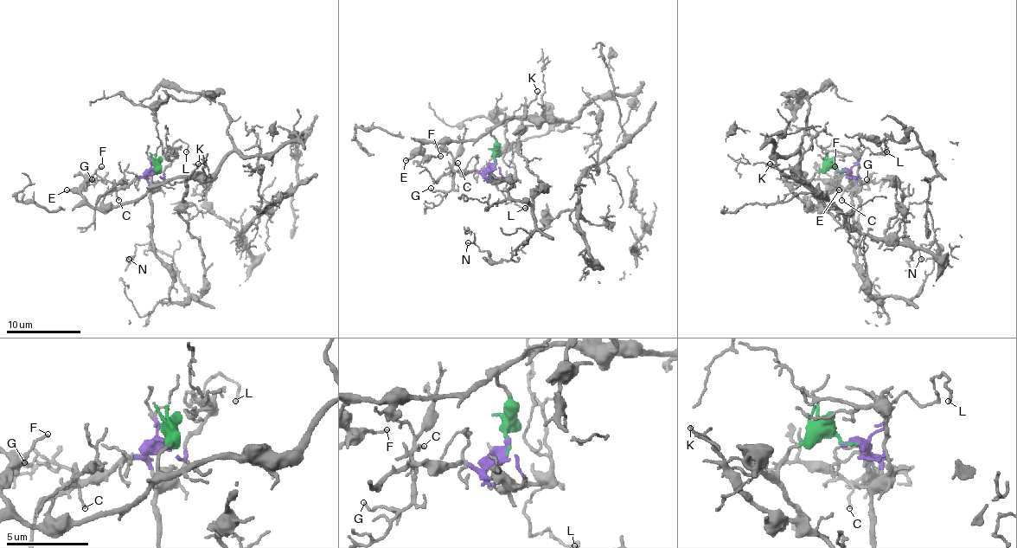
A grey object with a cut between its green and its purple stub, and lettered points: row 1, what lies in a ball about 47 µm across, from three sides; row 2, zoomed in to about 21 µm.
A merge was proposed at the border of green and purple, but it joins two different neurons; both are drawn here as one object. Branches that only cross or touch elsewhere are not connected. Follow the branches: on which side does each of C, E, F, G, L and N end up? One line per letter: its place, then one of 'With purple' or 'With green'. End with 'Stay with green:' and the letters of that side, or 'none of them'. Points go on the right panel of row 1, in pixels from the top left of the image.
C: Place: (841, 200). With purple
E: Place: (839, 190). With green
F: Place: (834, 166). With green
G: Place: (866, 179). With purple
L: Place: (886, 151). With purple
N: Place: (921, 259). With purple
Stay with green: E, F

